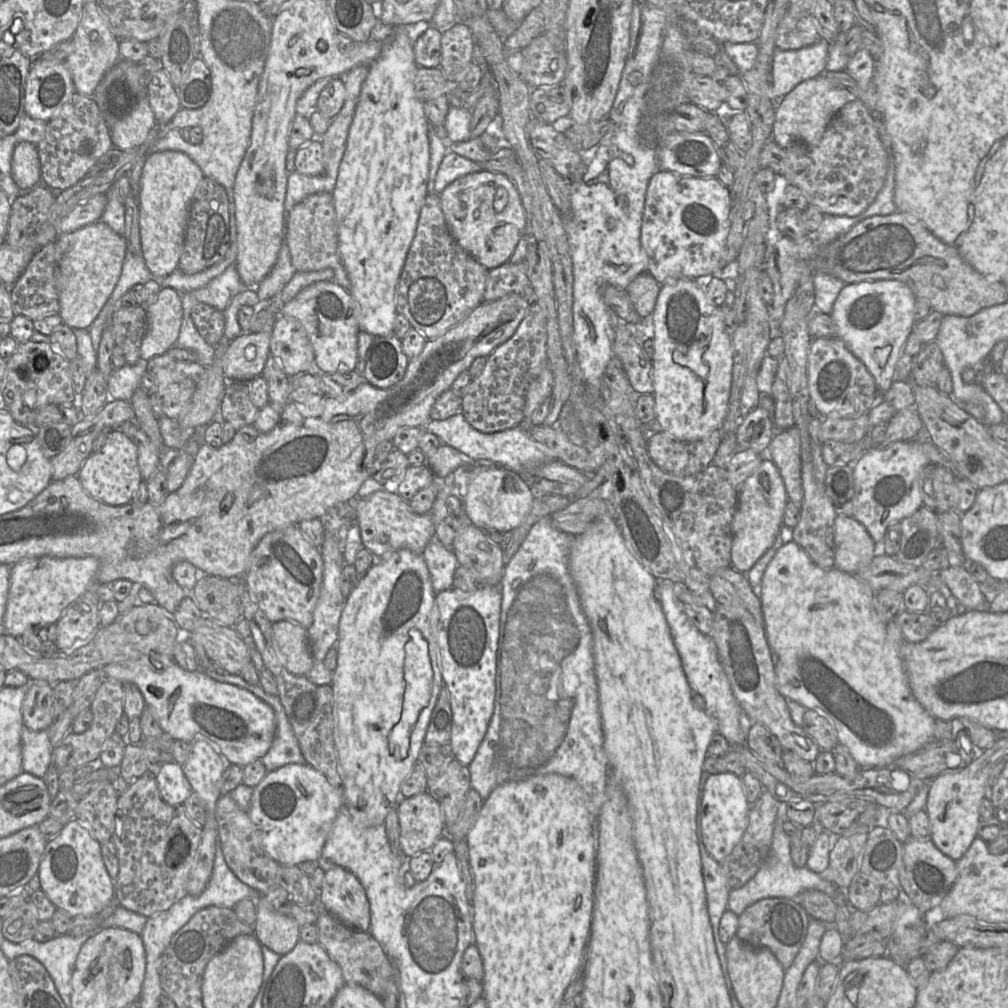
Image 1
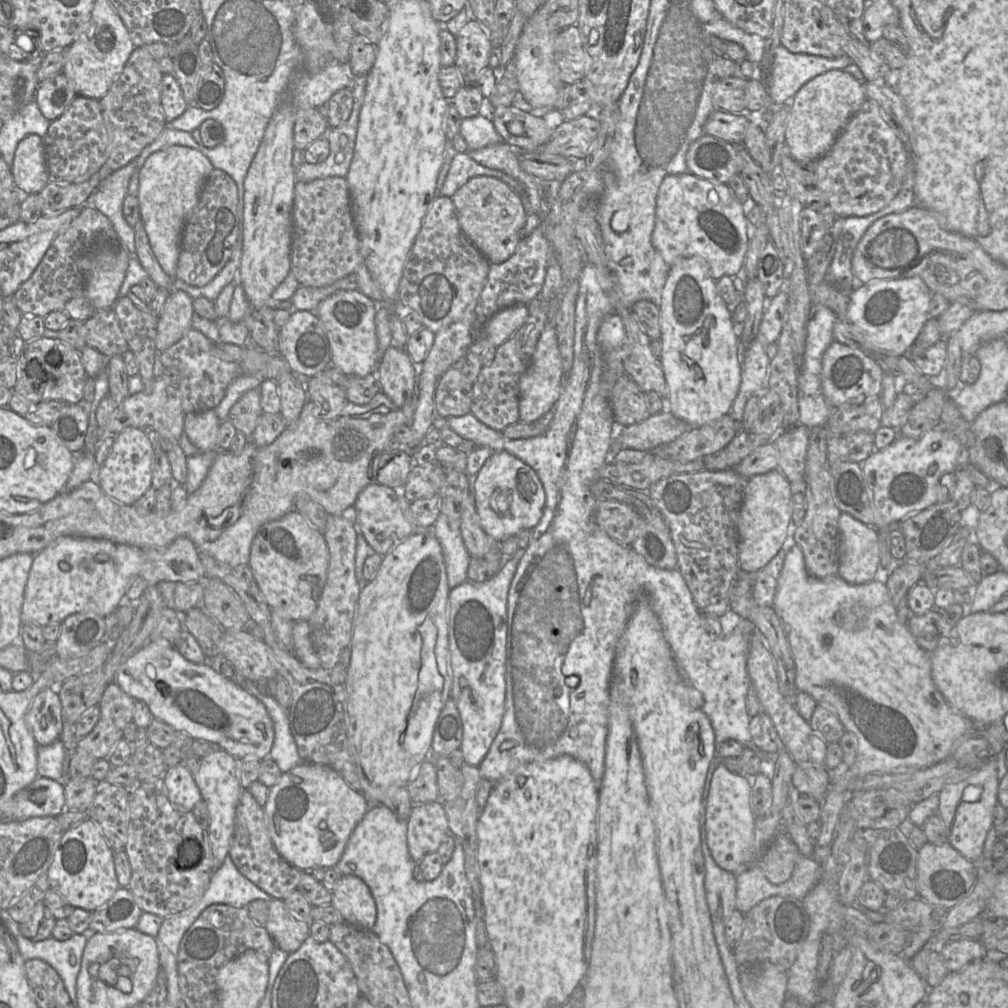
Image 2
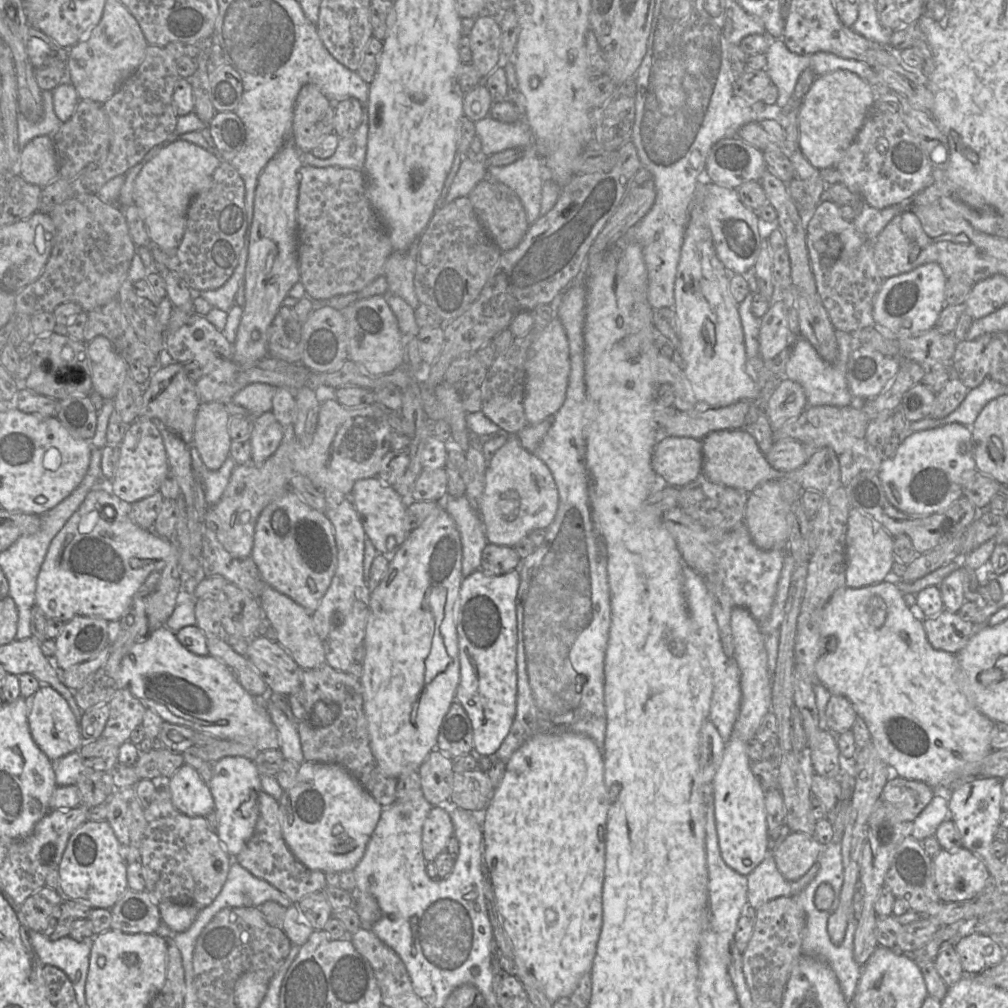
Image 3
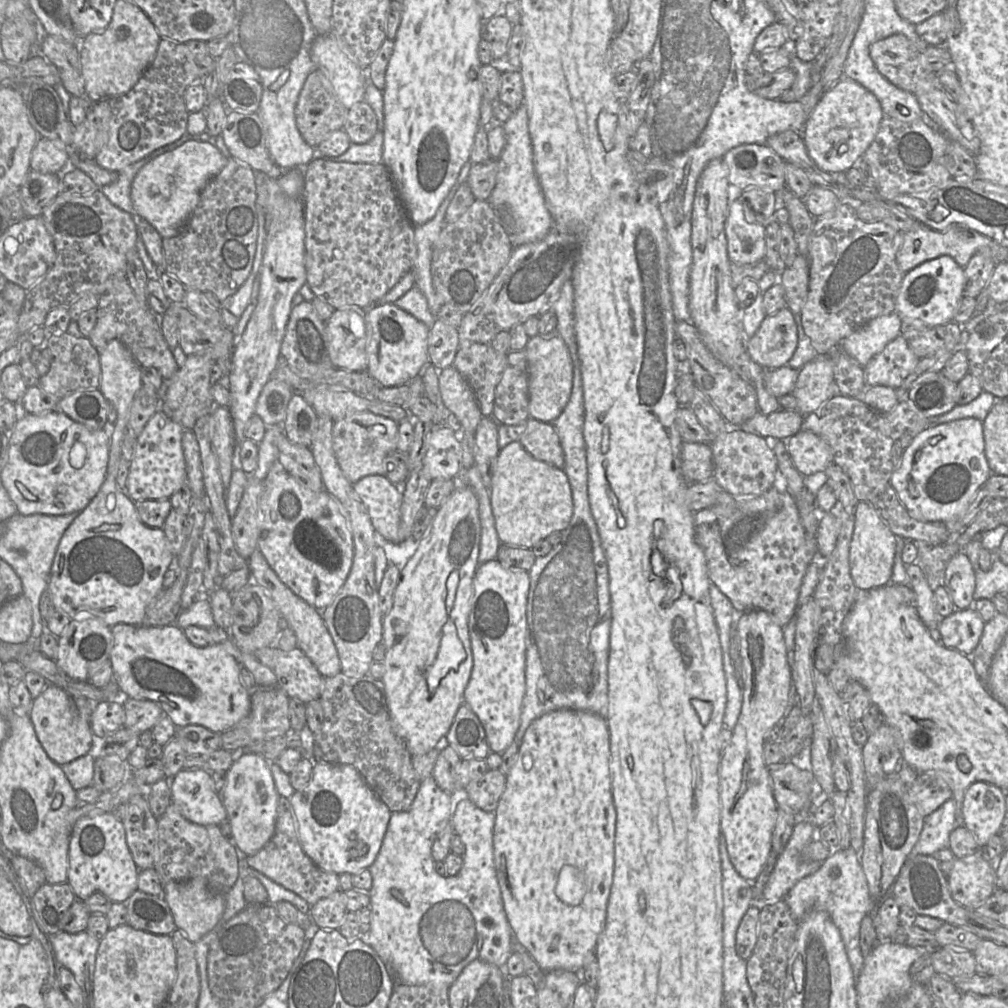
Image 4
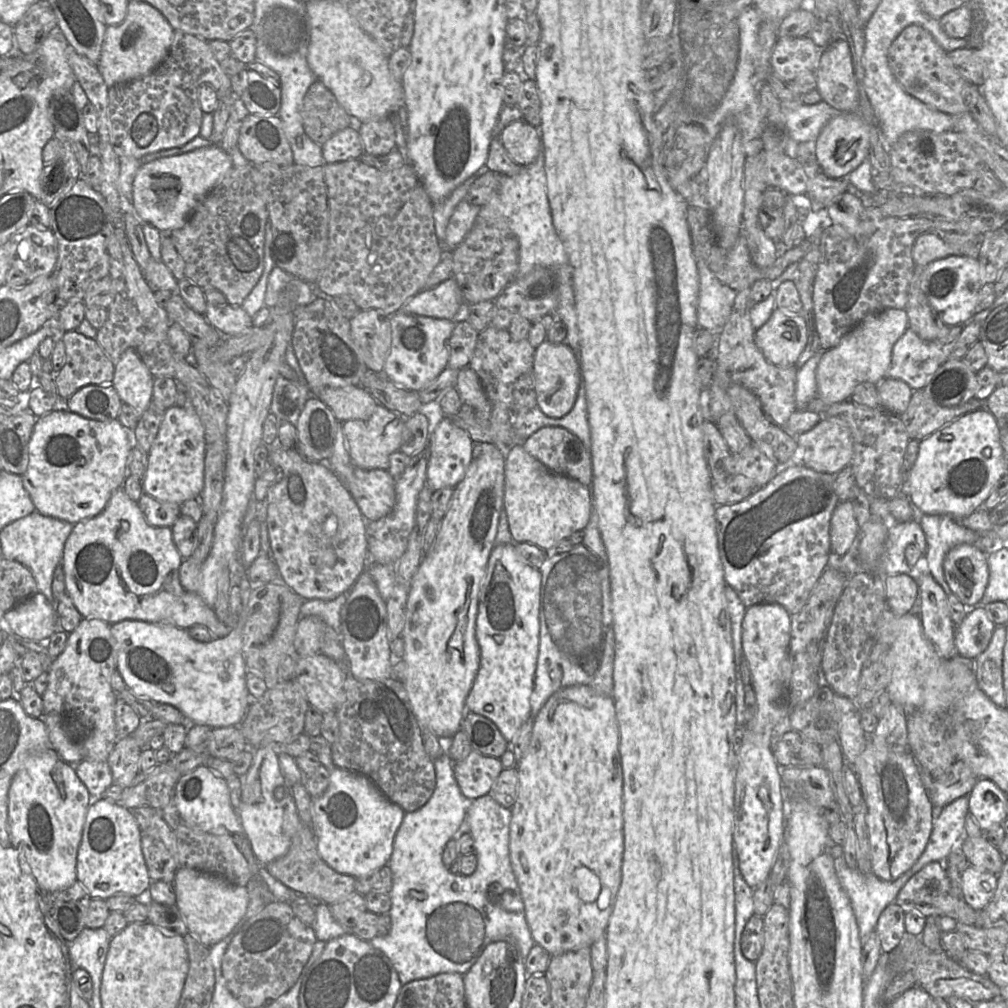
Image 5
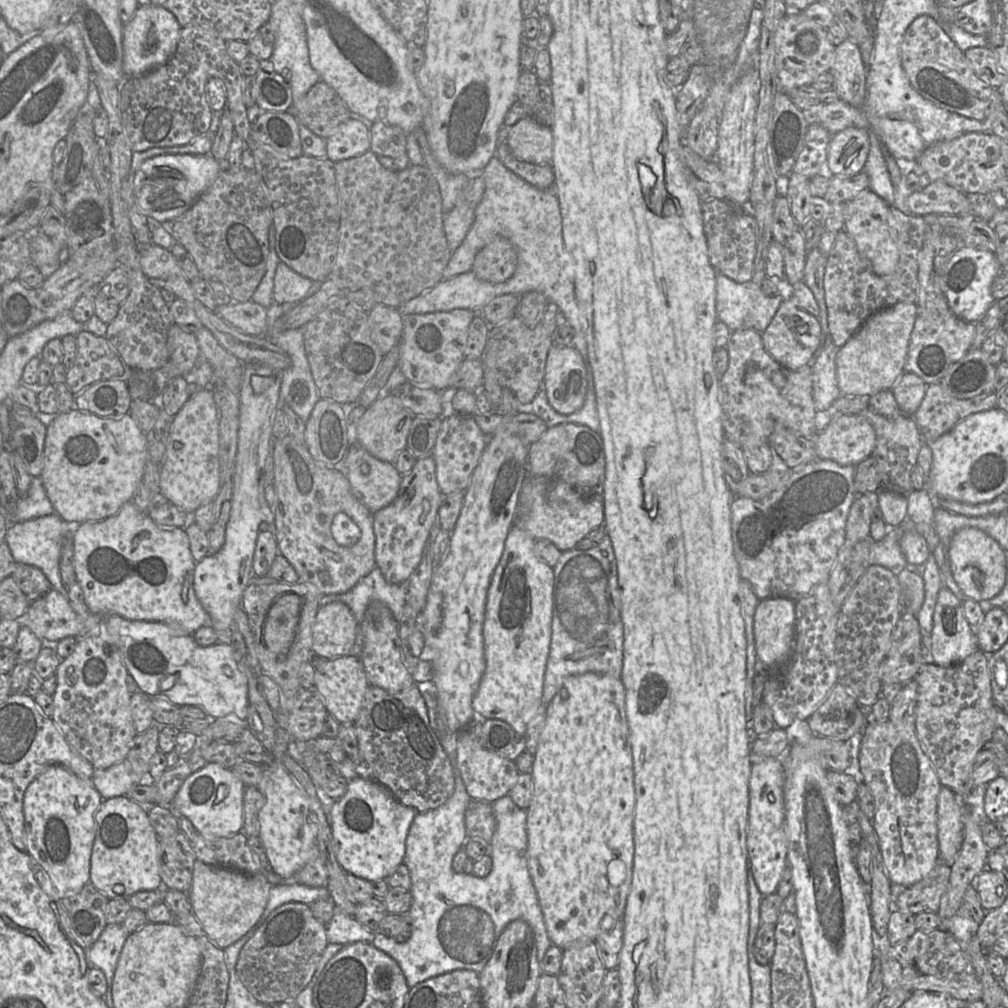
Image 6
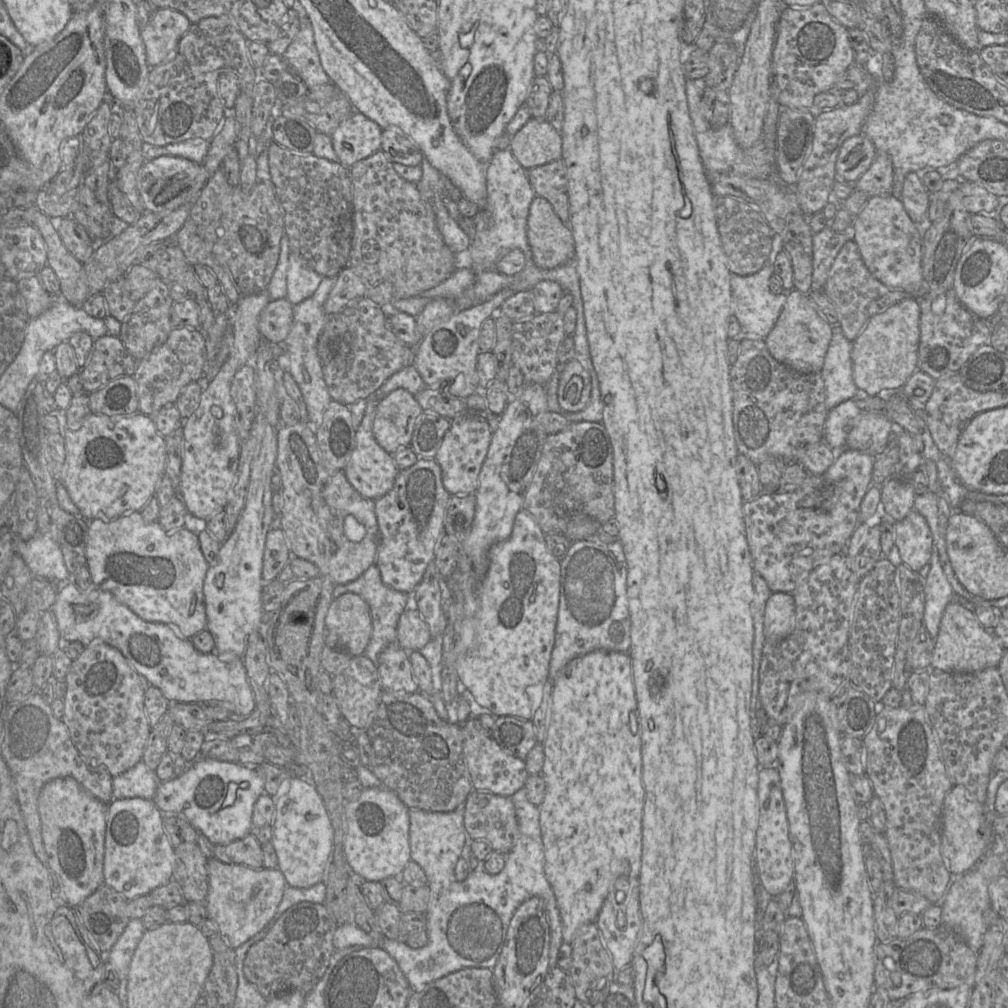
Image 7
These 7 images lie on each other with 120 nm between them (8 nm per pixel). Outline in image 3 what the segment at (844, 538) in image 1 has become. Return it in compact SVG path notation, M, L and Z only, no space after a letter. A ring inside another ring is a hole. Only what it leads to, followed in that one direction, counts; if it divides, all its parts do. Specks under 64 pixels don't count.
M850 508L845 541L846 585L860 588L884 581L885 576L892 571L894 562L894 537L876 520L857 508Z

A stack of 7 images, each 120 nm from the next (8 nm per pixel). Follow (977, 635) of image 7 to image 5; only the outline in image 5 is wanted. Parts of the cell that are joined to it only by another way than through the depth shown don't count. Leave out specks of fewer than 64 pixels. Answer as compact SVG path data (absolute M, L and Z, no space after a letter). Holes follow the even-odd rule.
M931 573L921 574L916 581L921 597L920 619L924 633L940 657L954 658L958 655L956 625L950 616L947 594Z

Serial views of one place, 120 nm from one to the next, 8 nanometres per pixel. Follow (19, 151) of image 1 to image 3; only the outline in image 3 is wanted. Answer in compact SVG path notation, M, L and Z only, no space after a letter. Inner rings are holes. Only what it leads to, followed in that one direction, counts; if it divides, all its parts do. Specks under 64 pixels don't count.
M36 137L22 149L18 175L41 188L59 177L55 147L50 137Z

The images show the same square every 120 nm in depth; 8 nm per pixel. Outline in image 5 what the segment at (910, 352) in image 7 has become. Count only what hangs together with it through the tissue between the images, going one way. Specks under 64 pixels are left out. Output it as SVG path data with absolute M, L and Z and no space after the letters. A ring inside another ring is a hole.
M888 308L866 316L836 347L822 354L816 370L817 397L833 405L851 400L855 387L862 382L877 384L888 378L893 346L908 328L905 309Z

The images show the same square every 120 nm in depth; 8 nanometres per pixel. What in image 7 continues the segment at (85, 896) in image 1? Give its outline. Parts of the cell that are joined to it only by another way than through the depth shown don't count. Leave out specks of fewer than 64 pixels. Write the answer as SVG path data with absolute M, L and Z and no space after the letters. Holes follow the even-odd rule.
M123 798L107 805L103 884L127 899L149 894L172 880L174 847L163 828L163 813L152 800Z

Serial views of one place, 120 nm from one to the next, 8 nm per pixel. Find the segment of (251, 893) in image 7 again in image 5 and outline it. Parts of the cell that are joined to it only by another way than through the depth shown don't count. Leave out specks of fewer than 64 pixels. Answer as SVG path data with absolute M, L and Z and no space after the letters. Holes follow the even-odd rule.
M179 868L172 886L176 895L175 906L182 916L188 933L207 947L230 935L246 914L249 904L247 888L221 876L191 868Z

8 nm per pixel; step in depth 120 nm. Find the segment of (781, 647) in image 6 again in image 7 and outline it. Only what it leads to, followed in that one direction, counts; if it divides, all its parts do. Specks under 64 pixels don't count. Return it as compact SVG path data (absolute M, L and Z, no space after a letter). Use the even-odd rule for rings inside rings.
M774 592L765 606L764 634L768 641L779 641L793 631L795 603L792 593Z

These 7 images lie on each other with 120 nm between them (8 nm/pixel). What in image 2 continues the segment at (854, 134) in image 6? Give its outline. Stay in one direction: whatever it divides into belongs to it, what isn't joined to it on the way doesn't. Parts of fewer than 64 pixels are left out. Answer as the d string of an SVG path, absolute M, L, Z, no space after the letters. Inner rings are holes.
M829 70L805 83L788 102L790 113L785 131L785 142L792 157L798 163L809 163L825 155L865 100L863 82L843 70Z

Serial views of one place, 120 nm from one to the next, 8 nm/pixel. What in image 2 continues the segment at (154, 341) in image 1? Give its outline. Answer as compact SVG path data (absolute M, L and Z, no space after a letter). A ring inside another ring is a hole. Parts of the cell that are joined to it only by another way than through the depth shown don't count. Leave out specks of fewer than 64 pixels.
M172 290L158 316L156 350L161 353L182 339L192 328L193 299L182 290Z

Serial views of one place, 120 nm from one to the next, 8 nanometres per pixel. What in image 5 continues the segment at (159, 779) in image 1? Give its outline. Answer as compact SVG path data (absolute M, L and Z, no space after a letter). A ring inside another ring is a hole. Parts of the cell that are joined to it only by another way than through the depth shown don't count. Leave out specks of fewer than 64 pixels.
M207 766L183 774L175 786L175 805L184 824L203 832L243 833L237 810L232 806L226 779Z

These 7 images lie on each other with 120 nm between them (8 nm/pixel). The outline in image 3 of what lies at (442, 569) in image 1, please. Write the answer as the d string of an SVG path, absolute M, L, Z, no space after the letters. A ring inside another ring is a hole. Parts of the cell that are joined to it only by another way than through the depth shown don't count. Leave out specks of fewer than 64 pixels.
M465 496L446 497L442 506L452 517L460 533L462 575L466 578L480 569L482 551L488 543L484 525L479 513L470 507Z

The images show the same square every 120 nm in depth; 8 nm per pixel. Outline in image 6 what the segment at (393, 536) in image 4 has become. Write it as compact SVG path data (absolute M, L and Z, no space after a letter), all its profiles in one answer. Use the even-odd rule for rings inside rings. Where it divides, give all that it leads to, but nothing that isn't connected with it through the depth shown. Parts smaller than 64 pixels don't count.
M358 443L350 444L346 456L334 468L349 479L355 497L373 514L394 501L403 476L393 463L376 459Z

